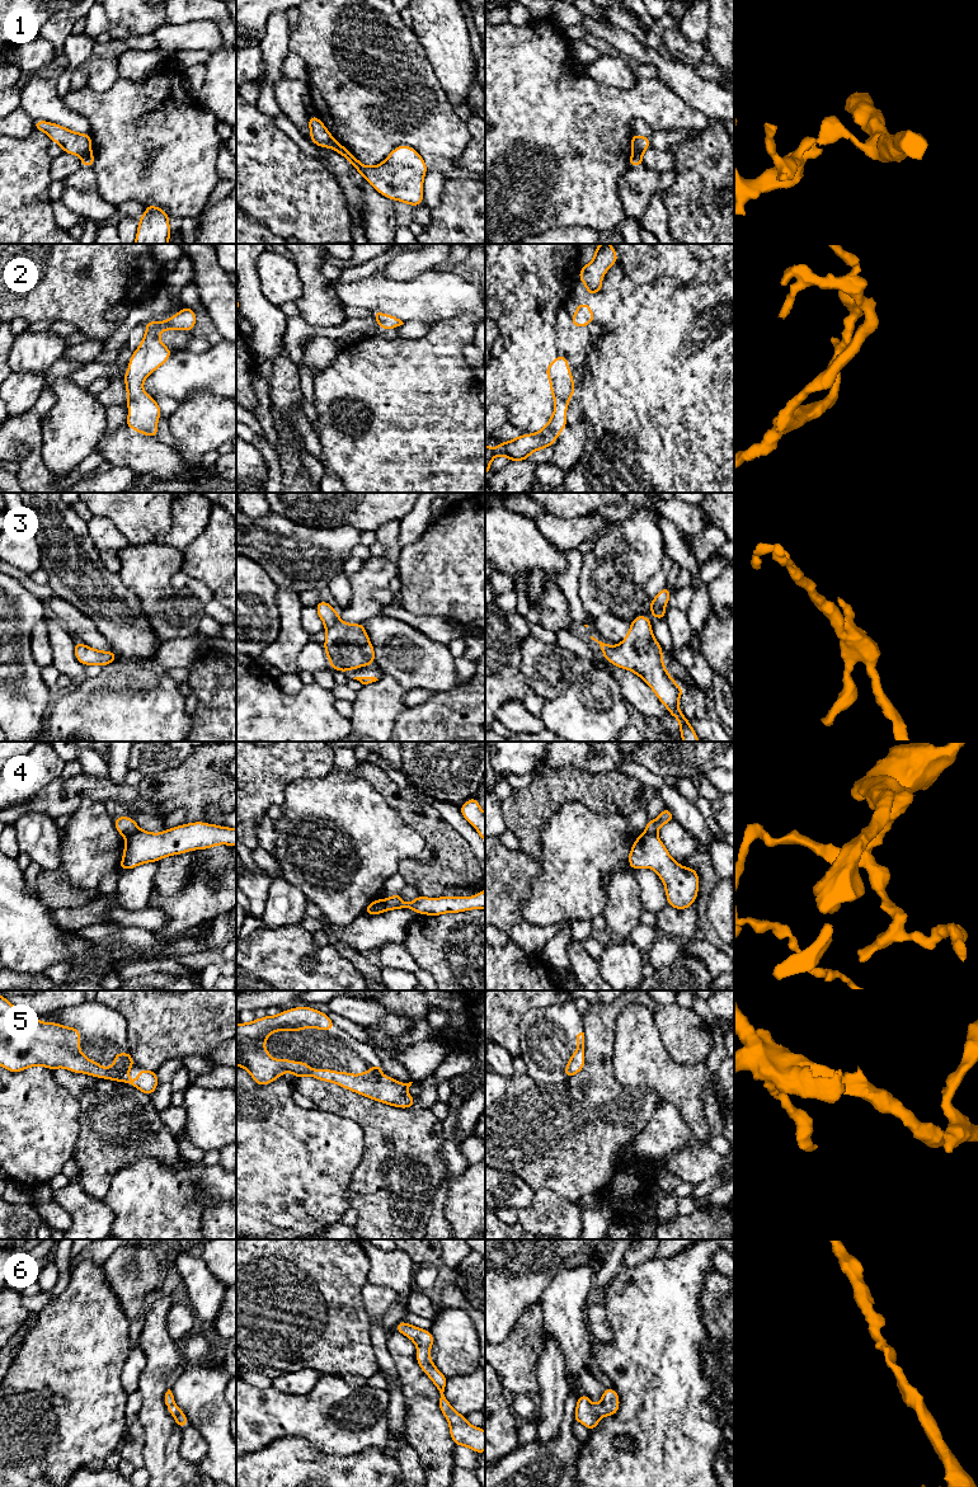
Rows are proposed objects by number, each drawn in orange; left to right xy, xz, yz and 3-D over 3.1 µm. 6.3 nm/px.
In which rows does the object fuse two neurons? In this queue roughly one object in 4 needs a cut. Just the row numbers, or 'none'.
1, 4

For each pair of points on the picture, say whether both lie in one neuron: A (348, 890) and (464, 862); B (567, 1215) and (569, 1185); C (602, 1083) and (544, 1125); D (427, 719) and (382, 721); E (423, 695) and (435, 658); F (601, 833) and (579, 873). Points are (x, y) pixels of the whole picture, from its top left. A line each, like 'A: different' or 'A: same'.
A: different
B: different
C: same
D: different
E: different
F: same

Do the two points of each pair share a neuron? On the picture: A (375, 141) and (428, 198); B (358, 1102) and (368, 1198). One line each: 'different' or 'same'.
A: different
B: same

